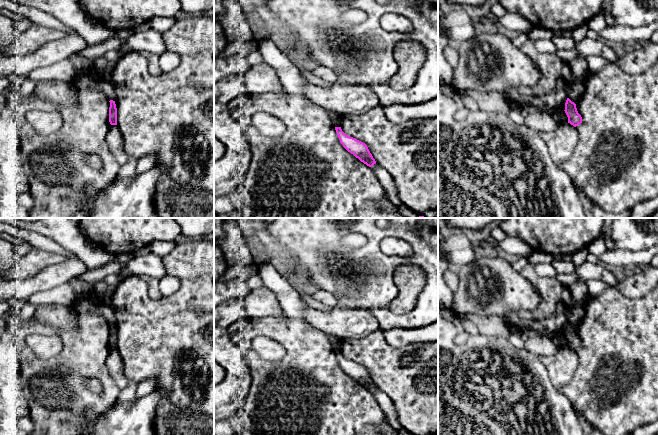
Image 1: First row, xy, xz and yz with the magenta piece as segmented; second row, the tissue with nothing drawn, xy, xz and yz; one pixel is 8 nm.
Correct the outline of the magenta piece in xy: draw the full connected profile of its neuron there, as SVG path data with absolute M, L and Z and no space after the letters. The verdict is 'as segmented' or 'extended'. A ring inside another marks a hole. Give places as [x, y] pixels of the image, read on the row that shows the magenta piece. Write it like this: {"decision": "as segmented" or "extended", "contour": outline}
{"decision": "as segmented", "contour": "M110 100L110 107L109 107L109 122L111 125L117 125L117 108L115 101Z"}

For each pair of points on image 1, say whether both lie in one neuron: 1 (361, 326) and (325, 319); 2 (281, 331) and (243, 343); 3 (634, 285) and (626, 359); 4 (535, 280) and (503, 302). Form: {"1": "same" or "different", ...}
{"1": "same", "2": "same", "3": "different", "4": "different"}

